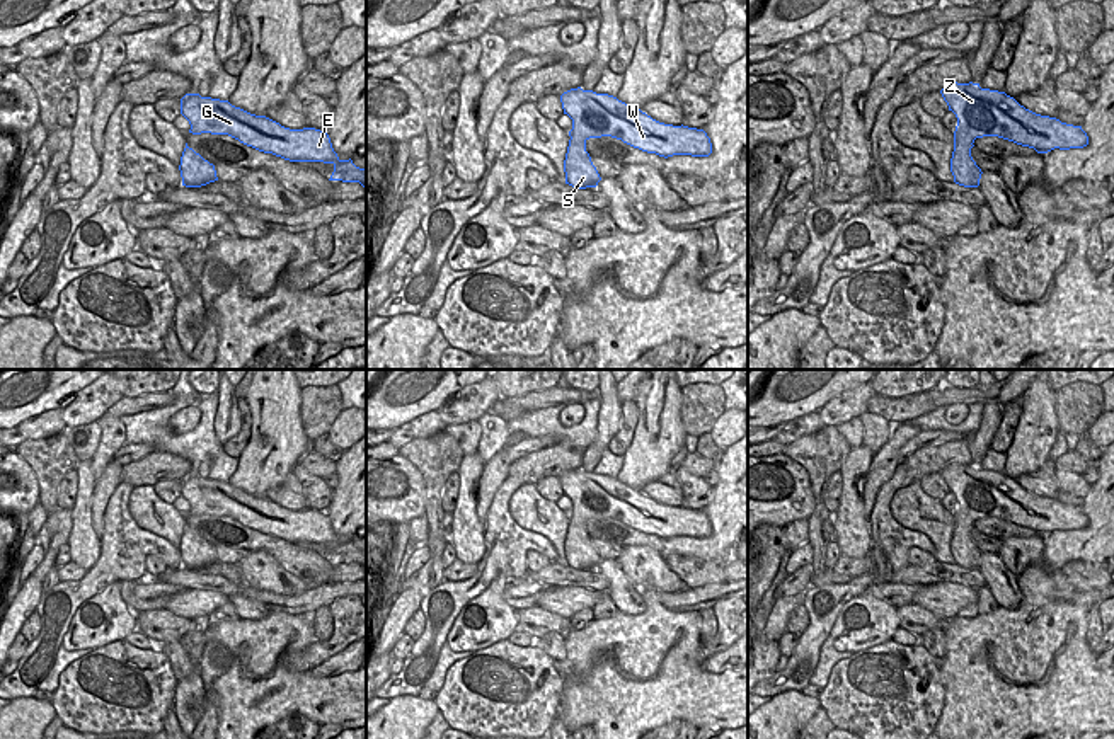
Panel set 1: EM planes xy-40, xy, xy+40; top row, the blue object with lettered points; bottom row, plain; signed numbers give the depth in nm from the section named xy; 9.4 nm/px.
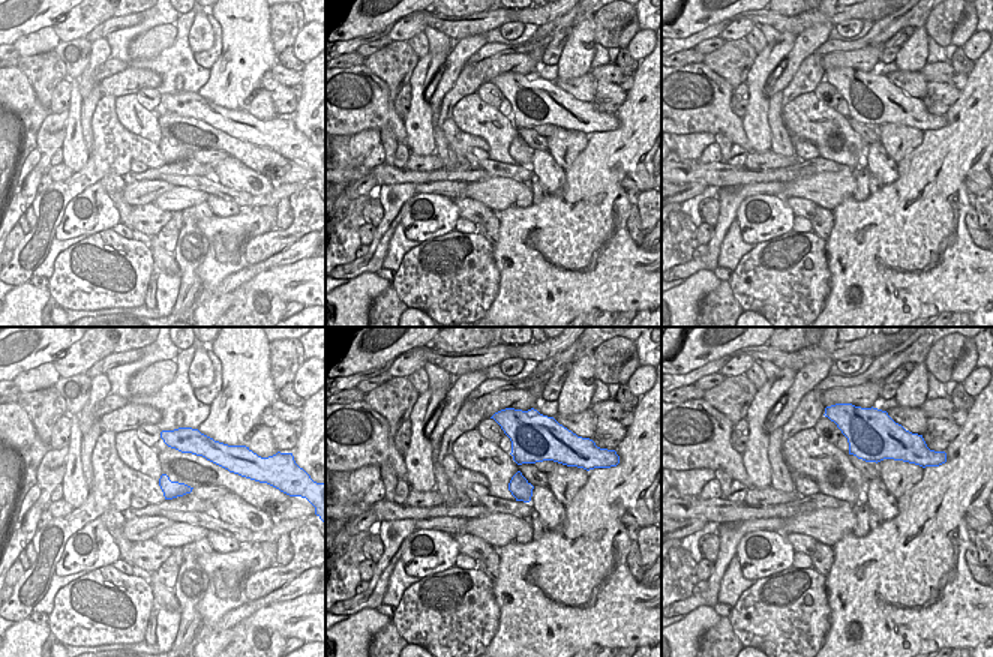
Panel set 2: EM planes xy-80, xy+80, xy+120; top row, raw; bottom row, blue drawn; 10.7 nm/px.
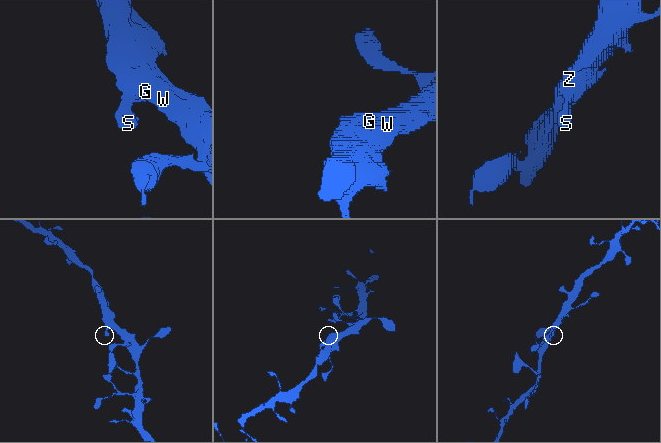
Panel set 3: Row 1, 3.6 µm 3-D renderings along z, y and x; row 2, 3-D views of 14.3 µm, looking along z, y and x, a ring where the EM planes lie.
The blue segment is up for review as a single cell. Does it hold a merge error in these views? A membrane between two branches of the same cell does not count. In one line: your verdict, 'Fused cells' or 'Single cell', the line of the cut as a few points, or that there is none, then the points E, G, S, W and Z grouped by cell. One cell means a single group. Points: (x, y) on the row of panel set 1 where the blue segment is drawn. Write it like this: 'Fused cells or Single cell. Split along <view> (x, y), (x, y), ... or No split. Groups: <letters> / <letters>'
Single cell. No split. Groups: E G S W Z

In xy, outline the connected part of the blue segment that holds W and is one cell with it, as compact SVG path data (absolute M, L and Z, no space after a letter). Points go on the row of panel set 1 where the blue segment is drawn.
M571 89L560 95L564 114L572 119L564 160L566 184L586 189L601 180L586 152L589 138L612 136L659 157L709 157L710 138L703 129L664 124L608 94Z

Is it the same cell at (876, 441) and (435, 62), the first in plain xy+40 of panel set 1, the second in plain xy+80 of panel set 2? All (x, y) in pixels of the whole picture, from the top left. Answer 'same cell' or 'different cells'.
different cells

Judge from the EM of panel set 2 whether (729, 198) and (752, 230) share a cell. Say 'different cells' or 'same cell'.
different cells

